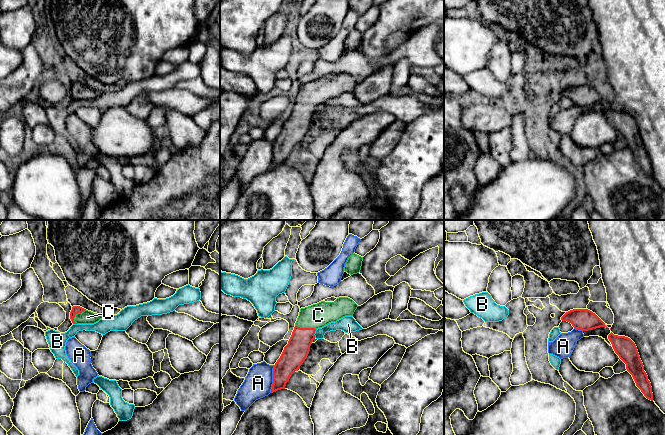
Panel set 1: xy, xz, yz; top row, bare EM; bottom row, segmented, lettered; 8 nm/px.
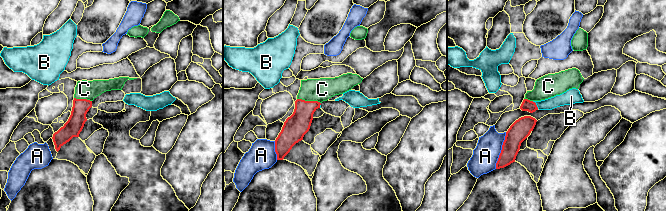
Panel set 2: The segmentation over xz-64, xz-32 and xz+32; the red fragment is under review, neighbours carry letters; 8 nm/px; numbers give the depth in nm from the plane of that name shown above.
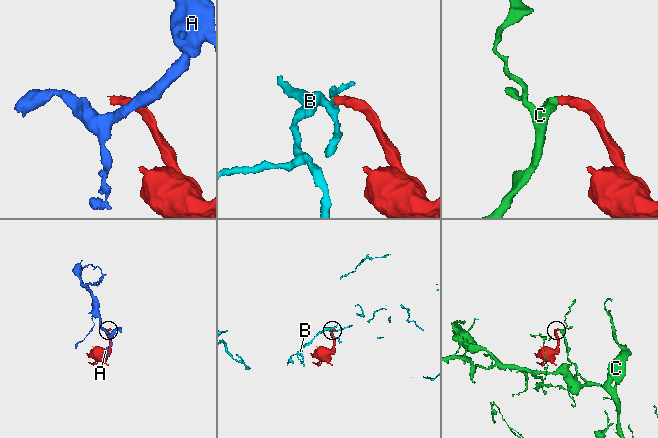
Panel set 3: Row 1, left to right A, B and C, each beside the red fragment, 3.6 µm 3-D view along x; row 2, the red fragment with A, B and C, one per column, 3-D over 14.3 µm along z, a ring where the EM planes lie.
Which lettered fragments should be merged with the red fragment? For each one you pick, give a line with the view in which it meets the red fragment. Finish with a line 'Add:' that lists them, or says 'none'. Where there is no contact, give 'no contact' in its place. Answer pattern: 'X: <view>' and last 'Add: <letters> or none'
C: xz
Add: C

